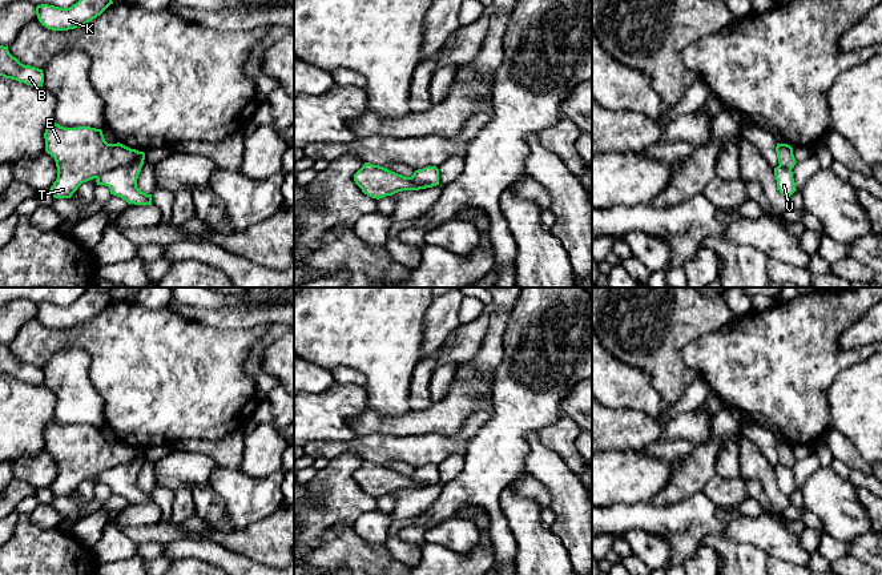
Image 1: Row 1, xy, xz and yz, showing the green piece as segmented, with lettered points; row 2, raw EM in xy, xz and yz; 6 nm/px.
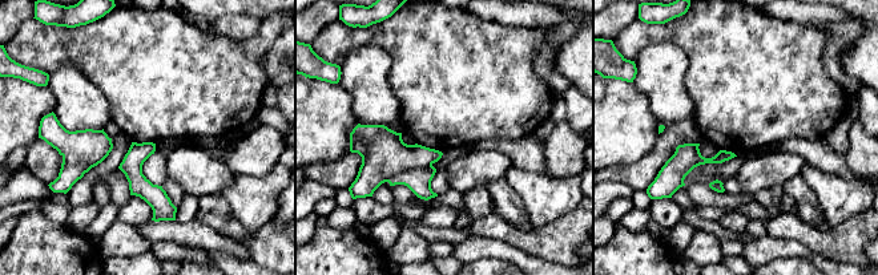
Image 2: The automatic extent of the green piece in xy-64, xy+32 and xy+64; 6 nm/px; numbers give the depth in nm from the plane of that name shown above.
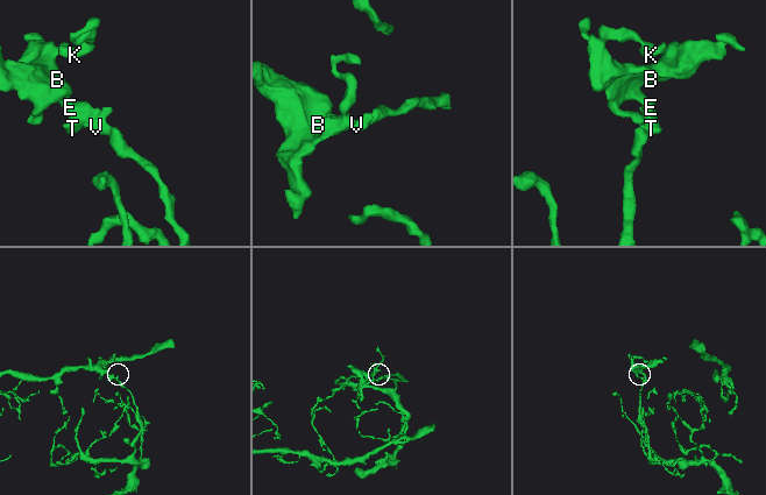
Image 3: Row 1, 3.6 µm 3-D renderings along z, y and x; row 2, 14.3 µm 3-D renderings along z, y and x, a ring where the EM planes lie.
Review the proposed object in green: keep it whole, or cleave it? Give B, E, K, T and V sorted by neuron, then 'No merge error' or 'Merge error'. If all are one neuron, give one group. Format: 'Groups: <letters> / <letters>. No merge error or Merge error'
Groups: B E K T / V. Merge error

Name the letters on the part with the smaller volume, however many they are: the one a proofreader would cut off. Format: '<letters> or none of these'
B, E, K, T

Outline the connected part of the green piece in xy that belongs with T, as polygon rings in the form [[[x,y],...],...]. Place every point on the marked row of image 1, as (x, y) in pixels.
[[[52,122],[45,129],[44,138],[45,152],[55,158],[57,166],[57,178],[49,189],[55,198],[71,198],[81,184],[141,157],[141,152],[120,142],[108,144],[102,130],[90,126],[64,128]]]

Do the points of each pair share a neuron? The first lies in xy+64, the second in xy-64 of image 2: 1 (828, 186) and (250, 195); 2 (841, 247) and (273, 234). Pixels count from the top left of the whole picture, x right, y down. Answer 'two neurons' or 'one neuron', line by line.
1: one neuron
2: one neuron

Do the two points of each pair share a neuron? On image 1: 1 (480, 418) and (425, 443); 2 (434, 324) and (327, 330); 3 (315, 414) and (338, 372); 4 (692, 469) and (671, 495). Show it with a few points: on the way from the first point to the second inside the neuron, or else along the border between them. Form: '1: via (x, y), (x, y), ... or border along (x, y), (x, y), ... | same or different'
1: via (467, 431), (455, 443), (438, 443) | same
2: border along (433, 301), (425, 314), (425, 330), (419, 354) | different
3: border along (335, 382), (361, 386), (365, 390) | different
4: via (689, 475), (677, 489) | same

